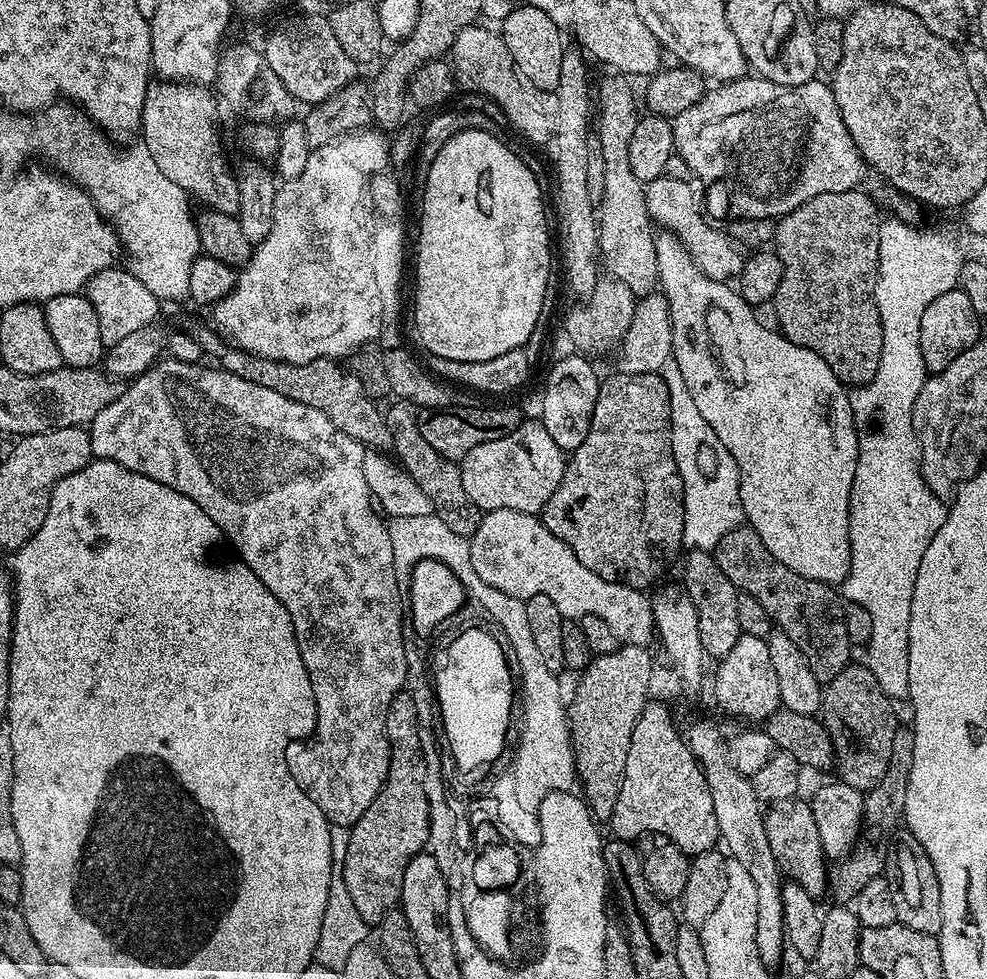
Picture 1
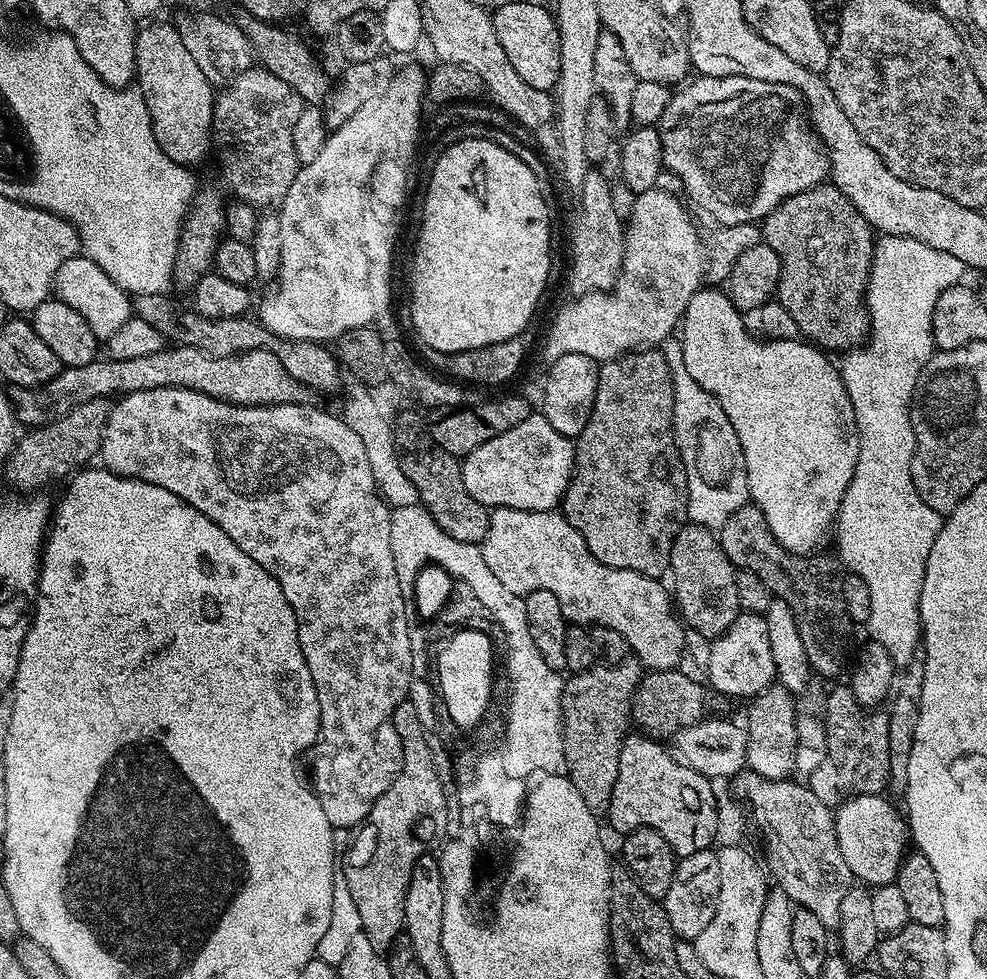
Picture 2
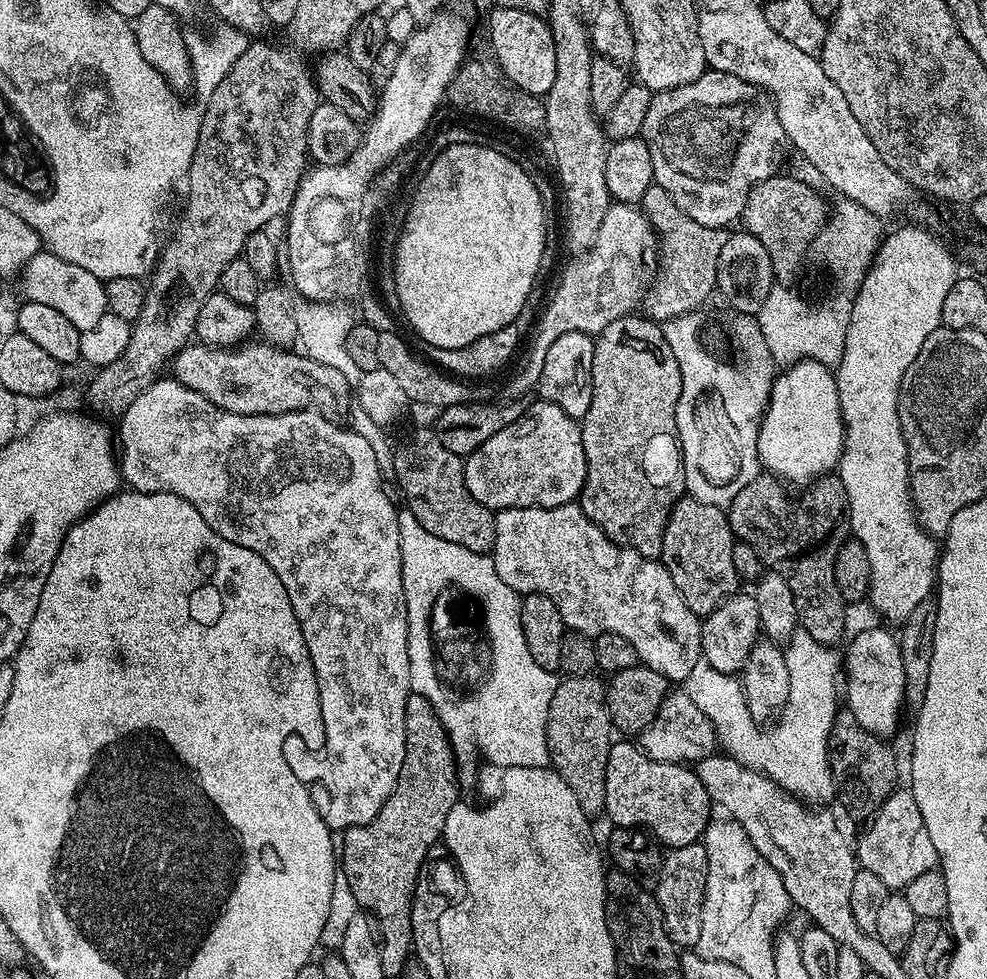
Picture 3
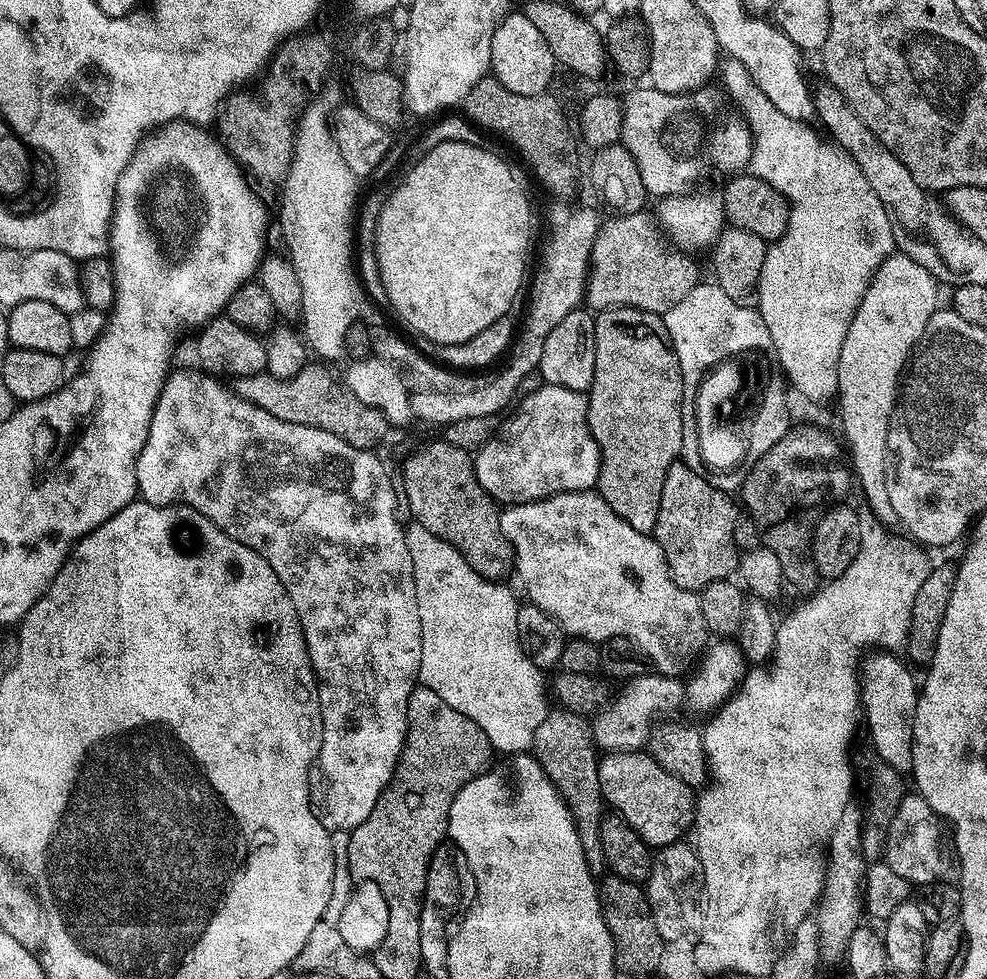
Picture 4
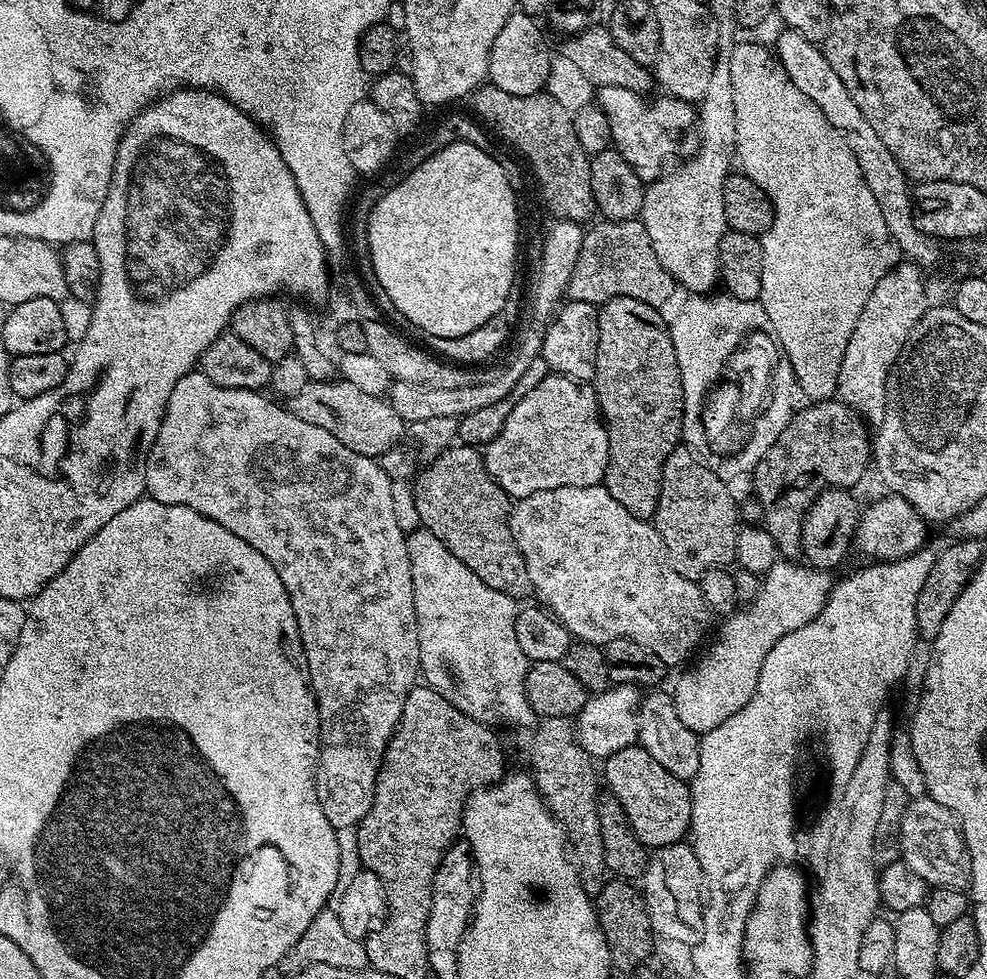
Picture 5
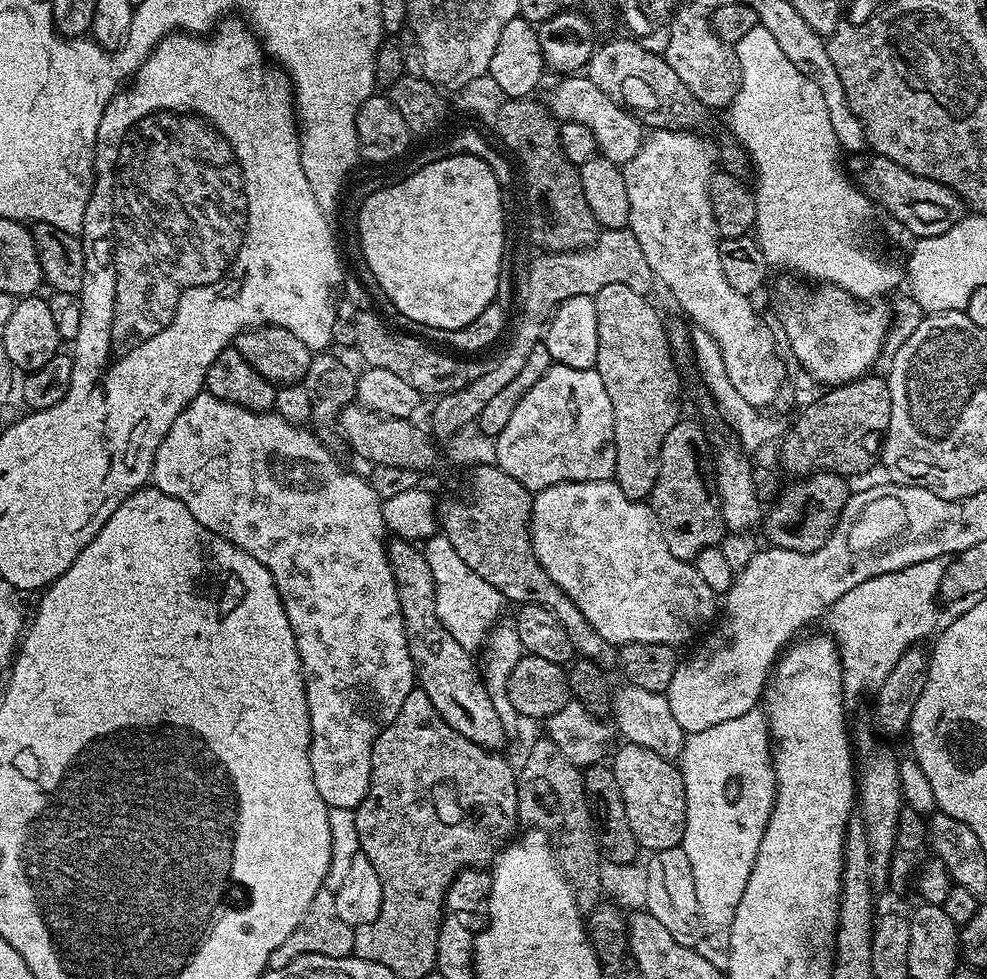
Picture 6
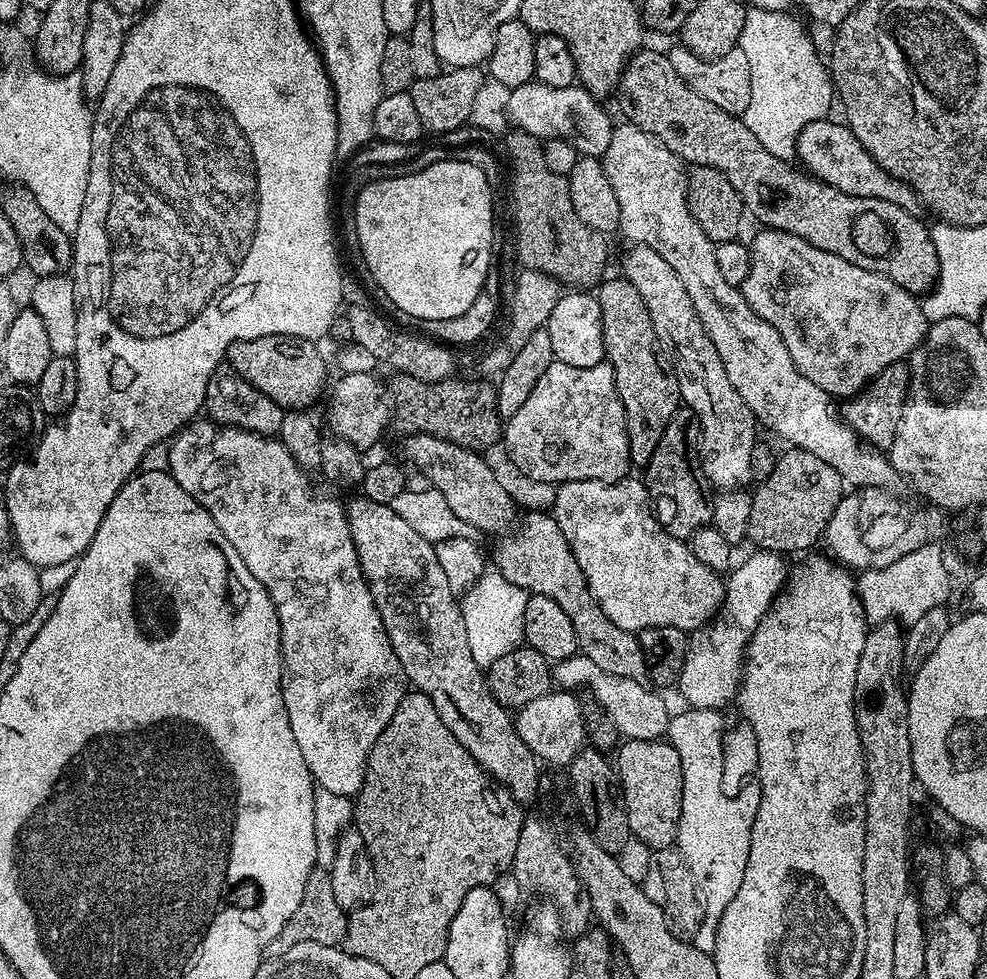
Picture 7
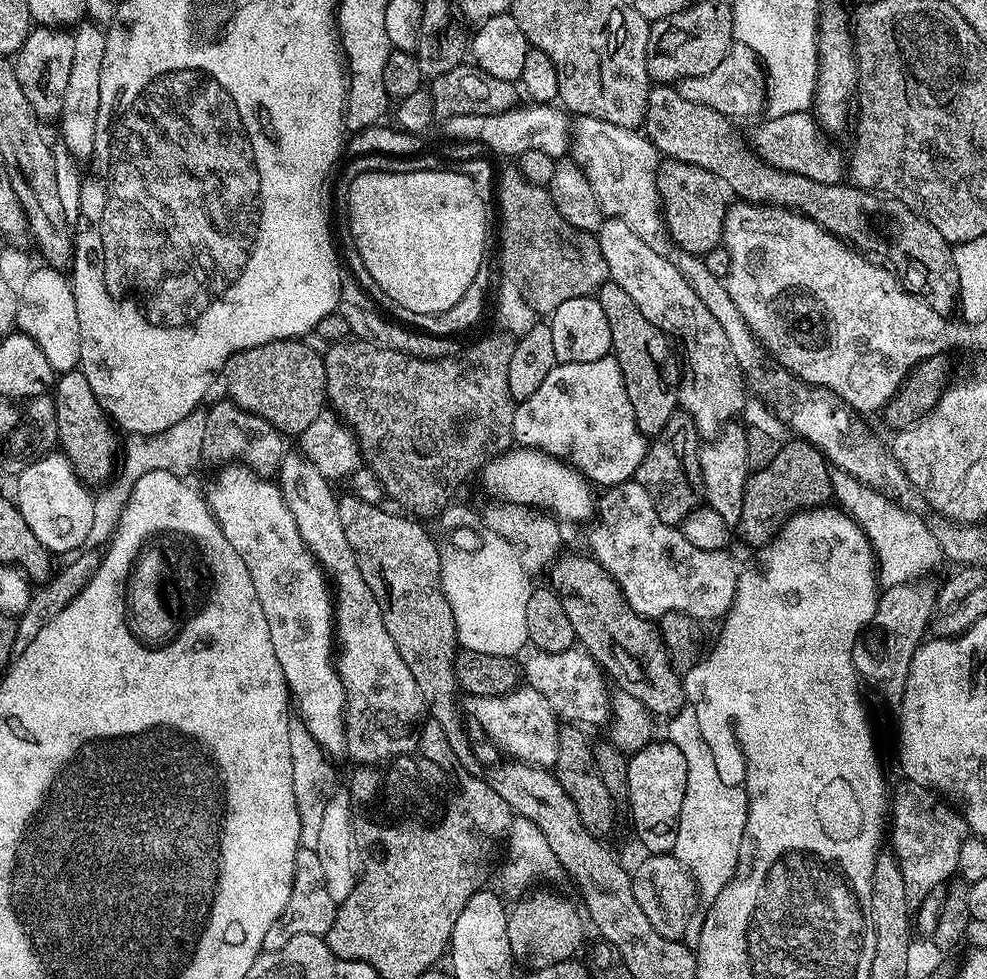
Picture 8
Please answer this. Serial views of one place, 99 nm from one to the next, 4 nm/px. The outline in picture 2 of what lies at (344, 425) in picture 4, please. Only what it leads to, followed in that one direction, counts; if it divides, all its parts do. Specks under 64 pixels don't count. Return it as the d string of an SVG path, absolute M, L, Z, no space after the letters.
M181 344L165 346L158 350L158 354L146 354L142 358L97 358L86 366L61 367L60 373L42 386L13 387L10 399L17 421L21 425L28 424L24 426L29 429L34 429L62 419L67 412L82 406L84 402L128 396L131 392L151 388L189 388L215 400L225 400L227 404L247 408L267 404L306 404L314 396L312 389L290 378L280 359L264 348L244 352L241 356L218 358Z

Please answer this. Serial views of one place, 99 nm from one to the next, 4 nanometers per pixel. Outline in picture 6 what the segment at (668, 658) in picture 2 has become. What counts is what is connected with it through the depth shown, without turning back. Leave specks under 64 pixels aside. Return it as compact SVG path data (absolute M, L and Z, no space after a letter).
M615 479L555 484L535 493L532 497L530 535L532 537L532 553L538 558L542 570L546 570L548 577L572 599L574 606L578 606L578 610L582 610L582 614L586 616L586 622L590 622L592 629L598 634L602 634L602 638L606 638L606 642L610 642L613 646L623 646L634 642L654 642L655 644L681 646L680 644L686 643L715 612L717 615L717 593L712 592L710 586L706 586L706 582L702 582L702 574L698 574L695 563L679 560L674 558L674 554L670 554L670 550L660 534L660 524L652 512L651 503L643 500L631 500L616 485Z

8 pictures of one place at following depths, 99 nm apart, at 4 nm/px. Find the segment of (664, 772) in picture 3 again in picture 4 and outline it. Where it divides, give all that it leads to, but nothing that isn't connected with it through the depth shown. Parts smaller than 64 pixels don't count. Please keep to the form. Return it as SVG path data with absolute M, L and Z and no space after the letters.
M647 751L609 752L599 757L598 782L607 807L617 816L621 816L653 849L659 850L667 844L675 844L684 831L693 827L696 818L697 797L694 789L686 786L682 778L674 778Z

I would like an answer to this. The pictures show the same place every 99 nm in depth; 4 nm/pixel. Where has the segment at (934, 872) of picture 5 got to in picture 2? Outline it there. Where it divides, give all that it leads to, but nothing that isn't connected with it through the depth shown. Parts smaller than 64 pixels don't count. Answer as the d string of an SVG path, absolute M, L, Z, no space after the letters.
M883 795L848 796L834 812L838 850L842 850L842 859L850 866L853 877L864 886L893 883L910 848L910 833L901 809L899 812L884 799Z

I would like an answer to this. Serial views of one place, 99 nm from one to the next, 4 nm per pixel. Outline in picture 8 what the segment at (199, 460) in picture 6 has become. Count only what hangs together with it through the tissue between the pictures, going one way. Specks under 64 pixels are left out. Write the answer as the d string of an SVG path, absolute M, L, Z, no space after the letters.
M228 462L223 465L224 468L216 476L216 481L209 486L208 492L206 488L206 499L208 501L208 509L216 515L218 526L222 526L222 534L226 534L226 539L230 541L230 546L234 546L234 550L238 550L238 558L242 558L242 562L246 562L246 570L250 570L250 582L254 582L254 594L258 594L258 602L262 606L262 614L266 614L266 626L270 626L270 642L274 642L274 655L278 657L278 666L282 666L282 674L288 683L288 690L291 699L294 701L294 708L298 711L299 719L304 721L308 733L315 738L316 743L324 749L329 757L345 755L348 747L347 734L345 732L345 709L346 695L344 693L344 682L337 661L332 660L332 644L334 648L334 592L330 587L329 577L326 575L325 569L318 563L308 543L302 538L302 534L298 530L298 526L294 520L294 514L290 512L290 506L286 506L284 495L280 492L280 485L275 479L269 478L267 475L258 473L252 467L241 462Z

